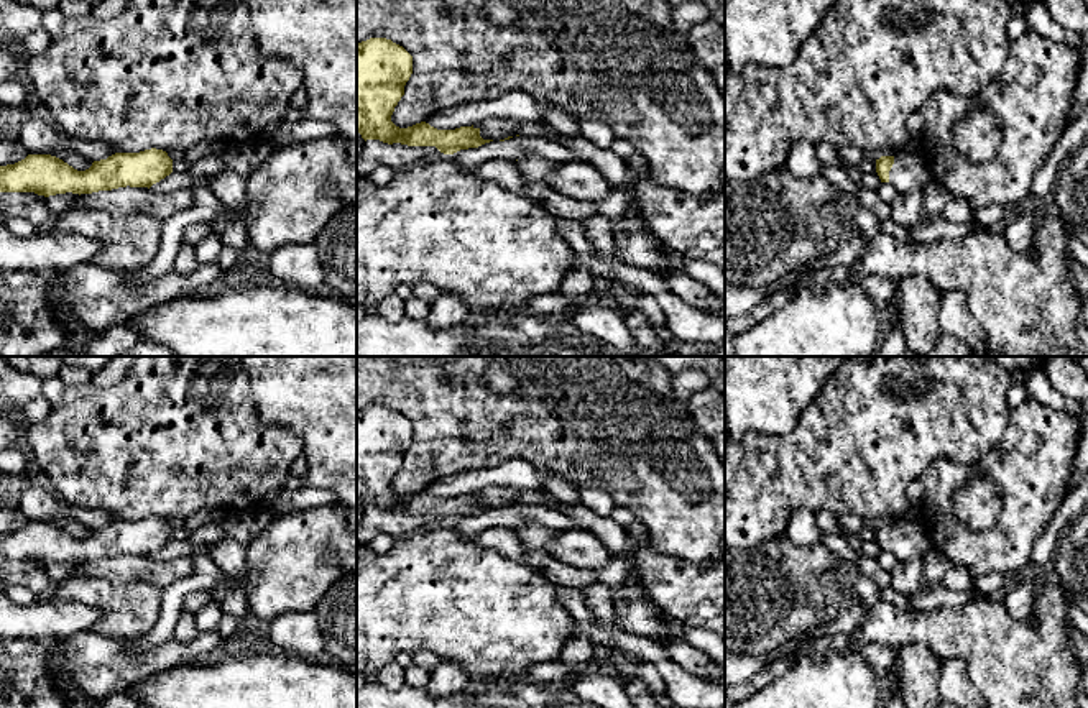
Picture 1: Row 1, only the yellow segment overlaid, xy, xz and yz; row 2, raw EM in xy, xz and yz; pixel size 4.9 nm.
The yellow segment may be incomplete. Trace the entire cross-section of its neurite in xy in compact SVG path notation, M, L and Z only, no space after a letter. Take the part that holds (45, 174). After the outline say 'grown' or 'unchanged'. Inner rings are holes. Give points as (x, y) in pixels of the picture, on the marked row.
M145 149L140 153L115 153L107 159L94 161L85 171L77 171L62 159L51 154L28 154L25 159L0 166L0 192L35 192L38 195L56 194L92 194L118 187L151 187L173 172L173 159L163 149Z | unchanged

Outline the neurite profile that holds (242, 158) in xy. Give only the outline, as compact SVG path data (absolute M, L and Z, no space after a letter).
M256 136L245 145L228 145L217 154L217 158L220 158L228 169L233 169L247 179L256 166L270 156L271 151L273 146L261 136Z

